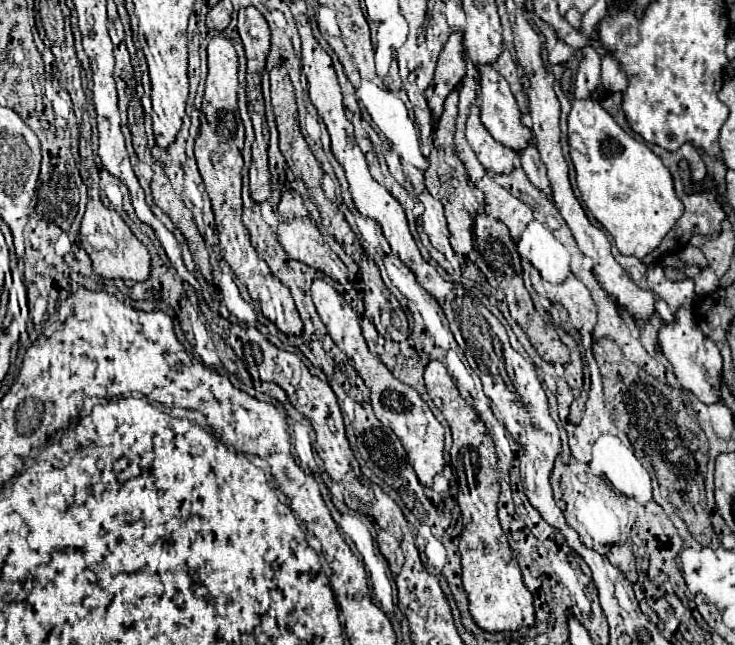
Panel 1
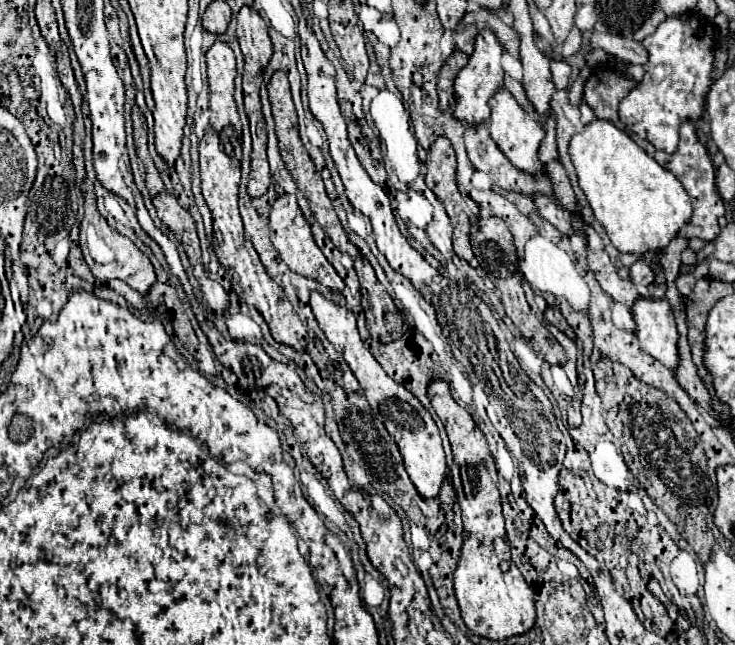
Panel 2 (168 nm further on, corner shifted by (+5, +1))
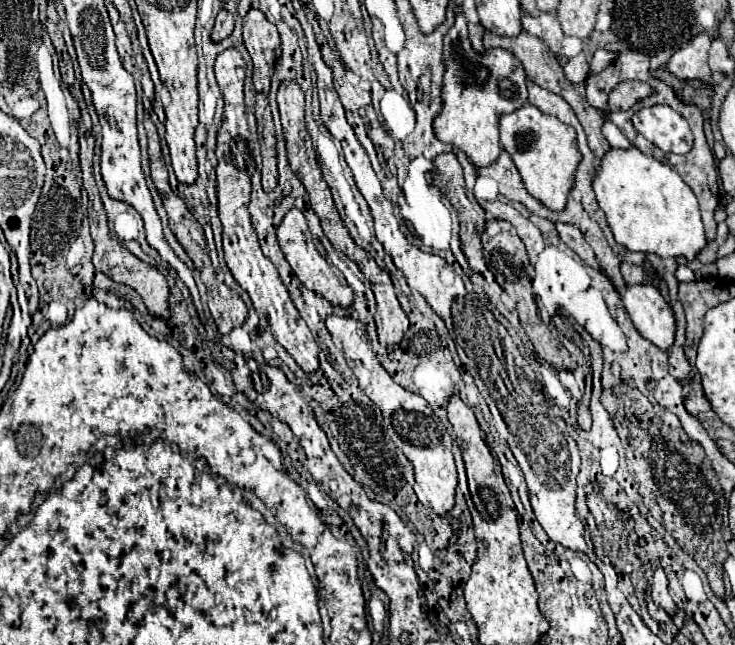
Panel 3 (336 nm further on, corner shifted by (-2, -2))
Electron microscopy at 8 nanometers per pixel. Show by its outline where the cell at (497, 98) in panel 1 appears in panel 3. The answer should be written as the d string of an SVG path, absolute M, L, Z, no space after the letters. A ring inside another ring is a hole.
M527 104L517 112L505 114L499 120L501 148L509 152L517 166L527 192L553 212L561 212L567 206L567 196L575 184L575 172L581 164L581 152L577 148L575 128L561 122L555 116L543 114L537 106Z

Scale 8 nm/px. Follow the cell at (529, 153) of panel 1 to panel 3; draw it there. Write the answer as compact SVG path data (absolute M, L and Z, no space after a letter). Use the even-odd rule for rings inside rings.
M555 224L557 226L557 232L561 236L561 240L591 268L595 270L601 270L597 258L593 256L593 250L589 248L589 244L585 244L585 238L581 236L581 232L577 232L577 228L569 226L569 224Z

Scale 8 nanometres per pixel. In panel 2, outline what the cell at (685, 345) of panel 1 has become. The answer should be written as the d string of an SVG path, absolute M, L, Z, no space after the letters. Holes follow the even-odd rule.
M638 299L632 313L638 329L636 337L642 349L668 369L678 369L680 333L670 303L666 299Z

